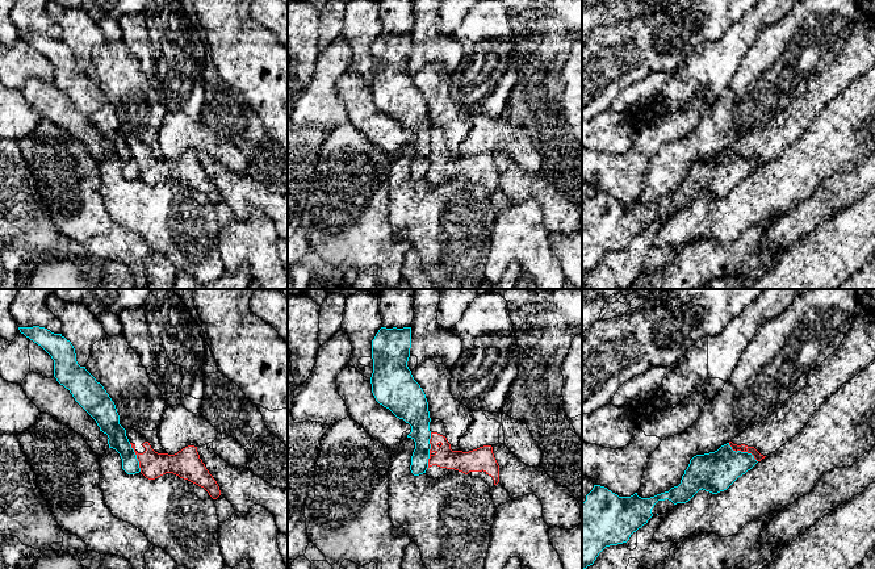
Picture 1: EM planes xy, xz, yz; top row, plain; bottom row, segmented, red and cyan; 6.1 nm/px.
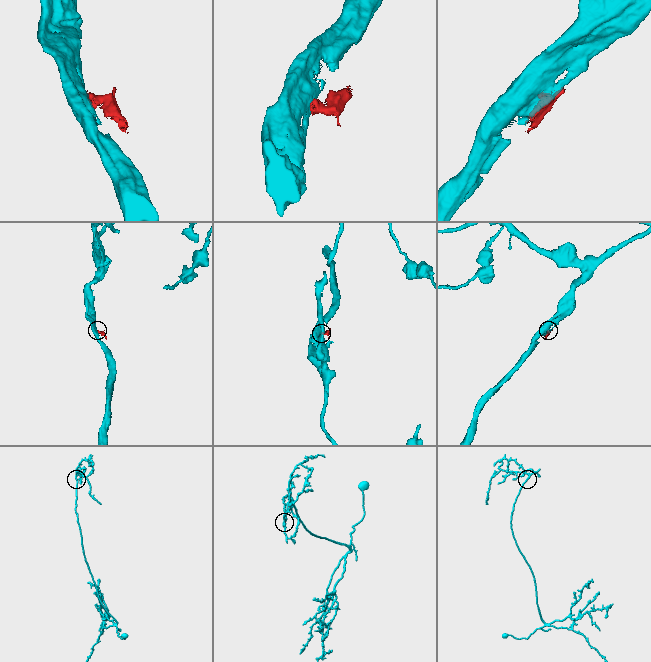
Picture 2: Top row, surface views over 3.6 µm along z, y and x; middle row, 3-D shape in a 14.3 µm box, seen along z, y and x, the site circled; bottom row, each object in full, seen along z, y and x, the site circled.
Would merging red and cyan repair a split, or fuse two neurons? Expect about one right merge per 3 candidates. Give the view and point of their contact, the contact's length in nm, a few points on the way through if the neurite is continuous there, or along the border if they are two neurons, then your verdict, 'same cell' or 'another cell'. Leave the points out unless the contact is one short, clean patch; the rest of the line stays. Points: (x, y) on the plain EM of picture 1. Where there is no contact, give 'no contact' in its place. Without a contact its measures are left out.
contact xz (430, 157); length 220 nm; border xz (431, 138), (430, 163), (426, 174); another cell

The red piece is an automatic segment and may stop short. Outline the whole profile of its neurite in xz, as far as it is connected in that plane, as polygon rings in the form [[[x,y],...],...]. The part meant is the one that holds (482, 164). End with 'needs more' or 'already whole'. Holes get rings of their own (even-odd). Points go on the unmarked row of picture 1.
[[[431,125],[430,137],[431,155],[428,175],[426,176],[430,184],[440,184],[455,175],[482,184],[490,194],[499,188],[499,171],[491,151],[483,151],[469,158],[452,156],[443,126]]]; needs more

